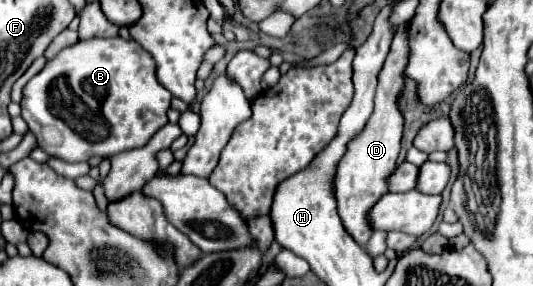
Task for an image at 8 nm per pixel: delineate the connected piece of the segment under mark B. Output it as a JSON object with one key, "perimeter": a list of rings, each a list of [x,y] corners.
{"perimeter":[[[91,38],[61,50],[45,68],[33,76],[23,88],[23,120],[35,134],[37,144],[49,154],[65,162],[85,162],[91,156],[111,156],[131,148],[143,146],[161,126],[165,126],[167,110],[171,106],[171,92],[163,88],[155,76],[155,60],[135,40]]]}

